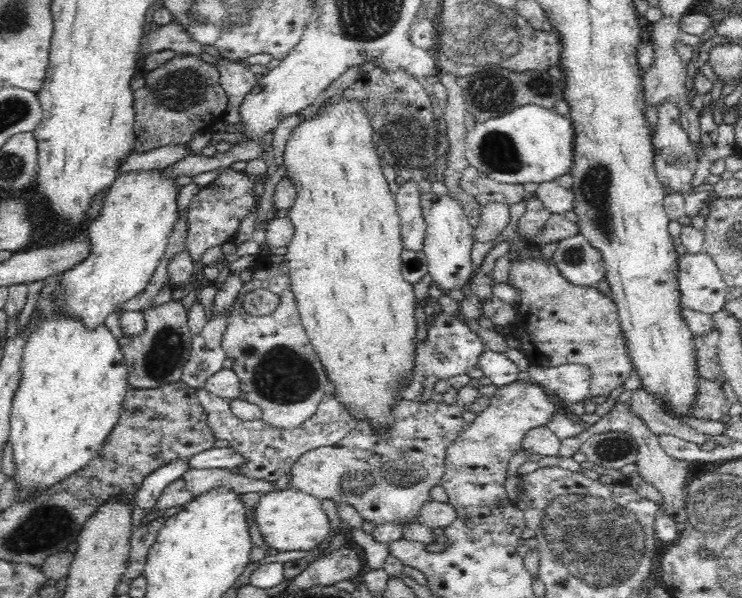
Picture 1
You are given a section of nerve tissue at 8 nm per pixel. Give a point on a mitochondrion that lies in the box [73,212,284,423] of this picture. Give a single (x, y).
(161, 359)

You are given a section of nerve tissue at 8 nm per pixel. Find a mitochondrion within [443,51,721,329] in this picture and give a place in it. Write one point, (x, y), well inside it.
(487, 97)

